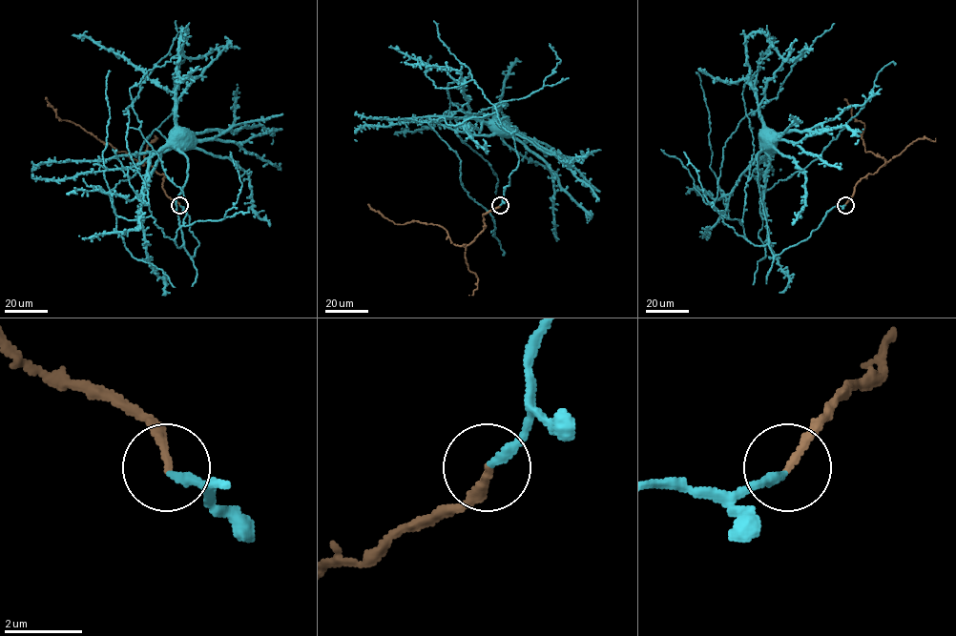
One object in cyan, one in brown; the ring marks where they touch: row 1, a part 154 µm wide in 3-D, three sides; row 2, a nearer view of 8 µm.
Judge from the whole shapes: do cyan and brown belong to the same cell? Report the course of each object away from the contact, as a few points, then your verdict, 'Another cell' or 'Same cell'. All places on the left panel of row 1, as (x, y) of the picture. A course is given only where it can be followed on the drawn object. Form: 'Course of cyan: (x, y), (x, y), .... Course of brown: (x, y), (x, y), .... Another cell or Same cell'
Course of cyan: (179, 206), (199, 242), (192, 257), (184, 246), (176, 203), (188, 168), (177, 134). Course of brown: (179, 206), (162, 187), (165, 175), (125, 152), (117, 152), (79, 126), (61, 120), (46, 97). Same cell

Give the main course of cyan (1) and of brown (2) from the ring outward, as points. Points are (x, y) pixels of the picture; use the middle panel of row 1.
1: (500, 205), (519, 156), (511, 134), (496, 121), (508, 116), (498, 122)
2: (500, 205), (483, 215), (486, 227), (465, 246), (451, 243), (437, 224), (395, 224), (368, 204)

